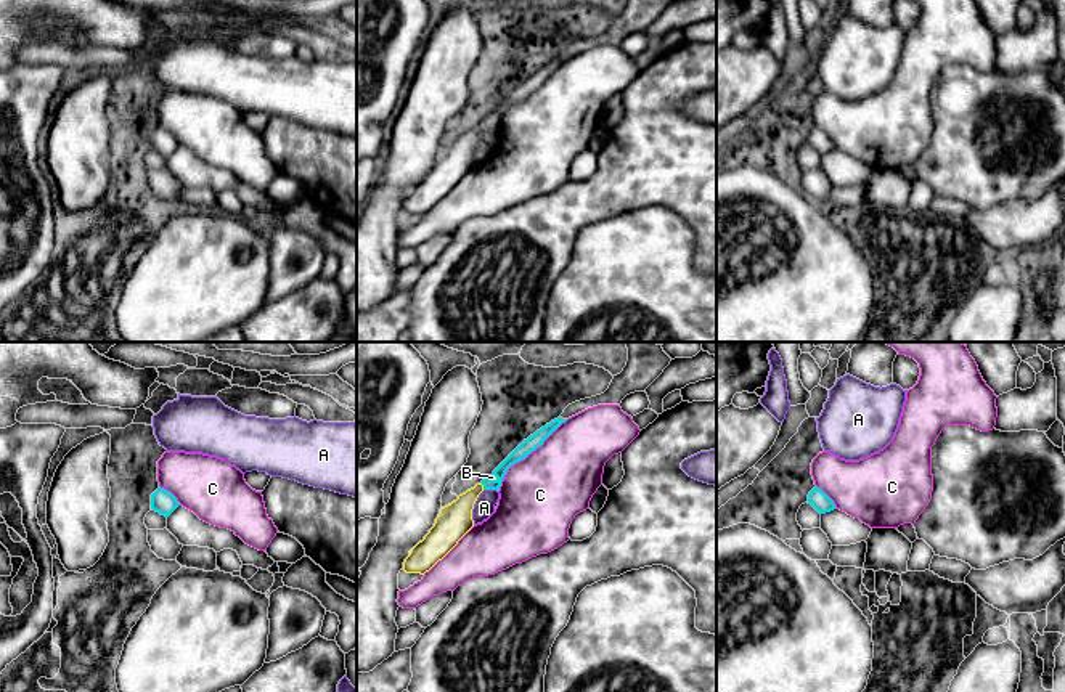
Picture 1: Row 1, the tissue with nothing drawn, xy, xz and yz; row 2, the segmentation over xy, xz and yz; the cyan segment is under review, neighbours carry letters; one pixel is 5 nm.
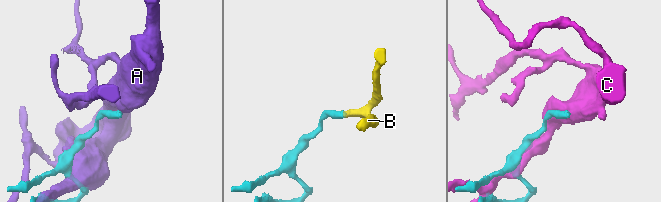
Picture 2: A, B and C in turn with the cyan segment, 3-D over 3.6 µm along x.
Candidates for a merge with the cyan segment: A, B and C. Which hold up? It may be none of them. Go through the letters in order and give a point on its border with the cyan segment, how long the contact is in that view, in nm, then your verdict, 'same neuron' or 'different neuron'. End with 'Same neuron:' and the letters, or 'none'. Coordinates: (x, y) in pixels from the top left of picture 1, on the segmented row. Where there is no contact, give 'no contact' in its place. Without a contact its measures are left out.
A: xz (490, 488) | 70 nm | different neuron
B: xz (482, 484) | 40 nm | same neuron
C: xz (526, 456) | 500 nm | different neuron
Same neuron: B

